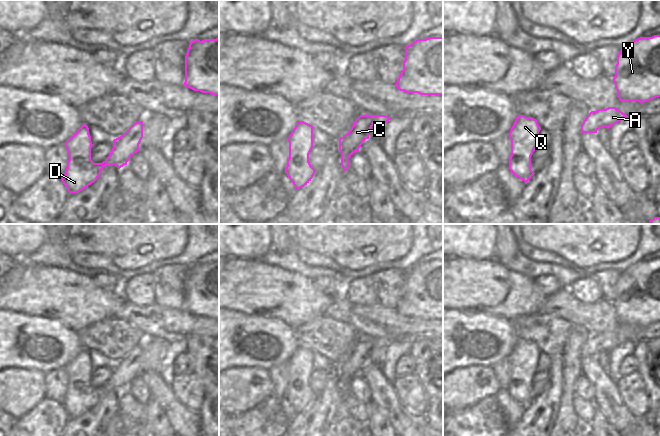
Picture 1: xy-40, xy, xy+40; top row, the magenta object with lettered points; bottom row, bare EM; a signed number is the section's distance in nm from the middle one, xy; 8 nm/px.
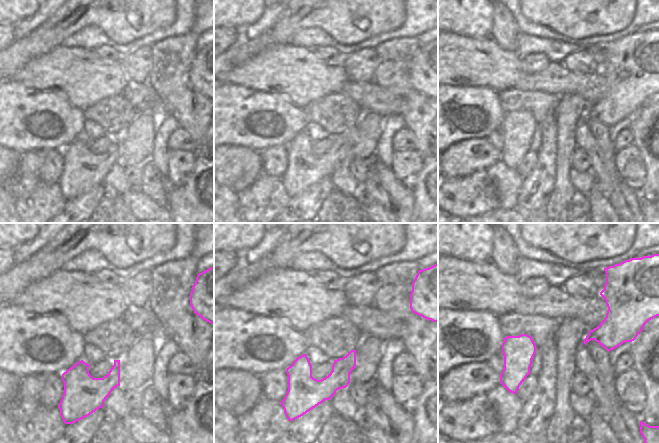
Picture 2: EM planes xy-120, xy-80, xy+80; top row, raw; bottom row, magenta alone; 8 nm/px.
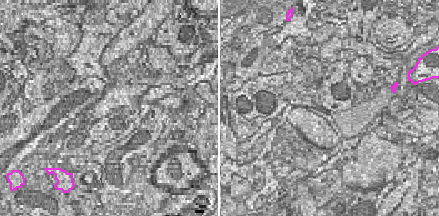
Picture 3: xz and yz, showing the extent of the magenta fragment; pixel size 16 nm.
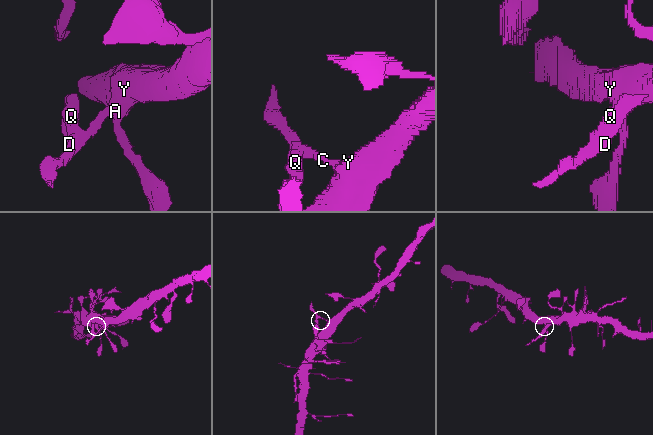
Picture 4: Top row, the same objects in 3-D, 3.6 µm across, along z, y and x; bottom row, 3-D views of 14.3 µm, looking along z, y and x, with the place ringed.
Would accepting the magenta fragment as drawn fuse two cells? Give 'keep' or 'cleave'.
keep

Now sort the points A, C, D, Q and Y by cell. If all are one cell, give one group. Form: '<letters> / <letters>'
A C D Q Y

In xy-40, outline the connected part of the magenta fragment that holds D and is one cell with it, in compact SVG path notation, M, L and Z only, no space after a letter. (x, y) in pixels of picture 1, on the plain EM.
M143 345L131 349L120 361L113 364L113 372L102 387L91 384L91 360L87 349L82 349L77 356L67 363L65 370L69 384L65 398L61 403L69 417L78 417L94 407L106 389L116 389L119 393L132 379L139 375L143 362Z

